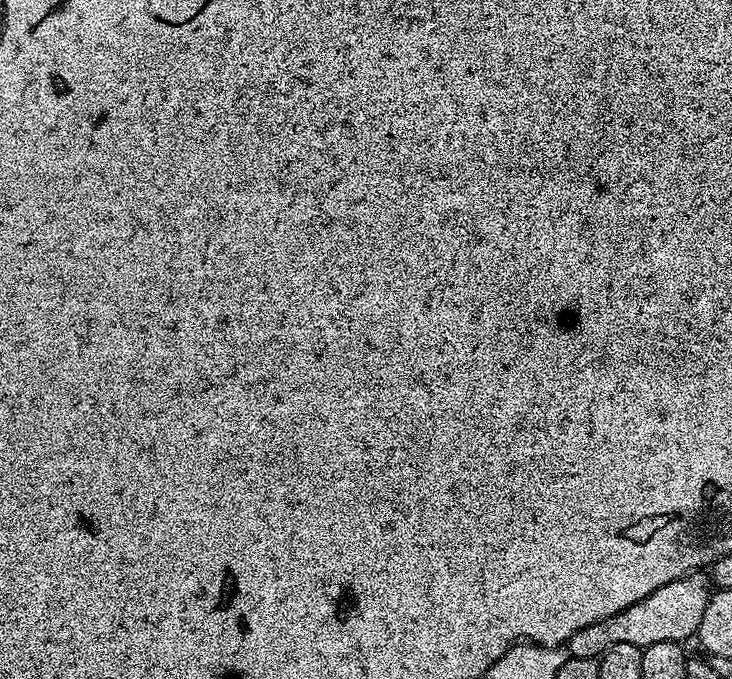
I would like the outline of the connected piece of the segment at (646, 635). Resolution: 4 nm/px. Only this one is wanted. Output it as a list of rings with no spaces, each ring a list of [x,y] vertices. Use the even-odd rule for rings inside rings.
[[[703,571],[692,572],[689,576],[683,576],[674,582],[666,582],[666,586],[658,586],[658,590],[654,590],[654,594],[646,594],[646,598],[642,598],[642,602],[634,602],[634,606],[626,606],[626,610],[622,610],[602,622],[594,622],[594,626],[586,626],[582,630],[578,630],[578,634],[574,634],[567,642],[569,656],[595,660],[616,643],[629,643],[646,649],[654,646],[654,642],[688,642],[691,636],[693,639],[699,633],[702,614],[706,614],[708,599],[712,597],[713,593],[711,587],[704,588],[704,575]]]

